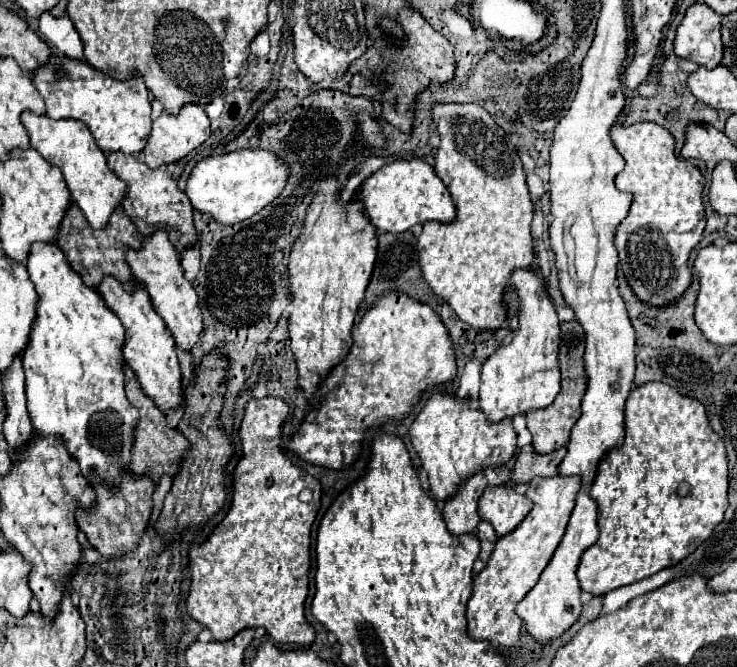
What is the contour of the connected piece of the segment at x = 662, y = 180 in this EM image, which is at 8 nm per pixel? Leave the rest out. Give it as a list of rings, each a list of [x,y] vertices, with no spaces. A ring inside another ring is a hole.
[[[635,123],[631,127],[615,125],[611,129],[611,139],[617,151],[627,161],[623,173],[617,175],[615,185],[617,189],[633,195],[629,215],[619,225],[615,235],[619,263],[627,277],[627,283],[633,287],[635,297],[639,297],[639,301],[647,303],[649,307],[667,307],[667,303],[675,303],[689,289],[693,281],[693,275],[689,271],[689,255],[691,249],[701,241],[705,229],[705,207],[703,207],[705,179],[693,163],[677,159],[673,135],[655,123]]]

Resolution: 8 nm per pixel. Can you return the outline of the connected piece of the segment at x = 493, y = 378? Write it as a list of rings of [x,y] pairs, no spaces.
[[[517,269],[511,275],[511,287],[517,291],[521,301],[519,331],[515,339],[499,347],[483,365],[479,407],[487,415],[489,423],[513,419],[535,409],[549,407],[561,389],[561,371],[557,361],[559,351],[559,319],[553,309],[551,297],[537,273],[531,269]]]

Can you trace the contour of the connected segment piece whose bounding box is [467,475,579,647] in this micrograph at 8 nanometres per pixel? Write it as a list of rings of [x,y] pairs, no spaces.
[[[535,477],[527,485],[525,495],[531,499],[533,509],[525,521],[509,535],[497,541],[495,551],[487,567],[475,577],[473,597],[467,603],[467,633],[473,639],[487,639],[491,643],[511,647],[519,639],[521,619],[515,613],[515,605],[533,589],[539,575],[551,561],[557,545],[563,539],[569,515],[575,507],[575,495],[579,491],[579,477]]]

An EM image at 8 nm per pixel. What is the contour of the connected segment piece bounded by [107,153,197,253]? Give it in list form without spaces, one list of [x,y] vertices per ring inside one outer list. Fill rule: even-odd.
[[[109,153],[107,163],[111,171],[127,183],[127,195],[123,201],[123,209],[127,217],[137,225],[139,233],[143,237],[151,235],[157,229],[167,231],[173,235],[173,247],[181,253],[185,247],[193,247],[197,243],[197,231],[193,225],[193,207],[191,201],[183,191],[177,189],[173,183],[173,177],[169,175],[167,167],[157,167],[149,169],[141,159],[135,159],[131,155],[119,155],[119,153]]]

